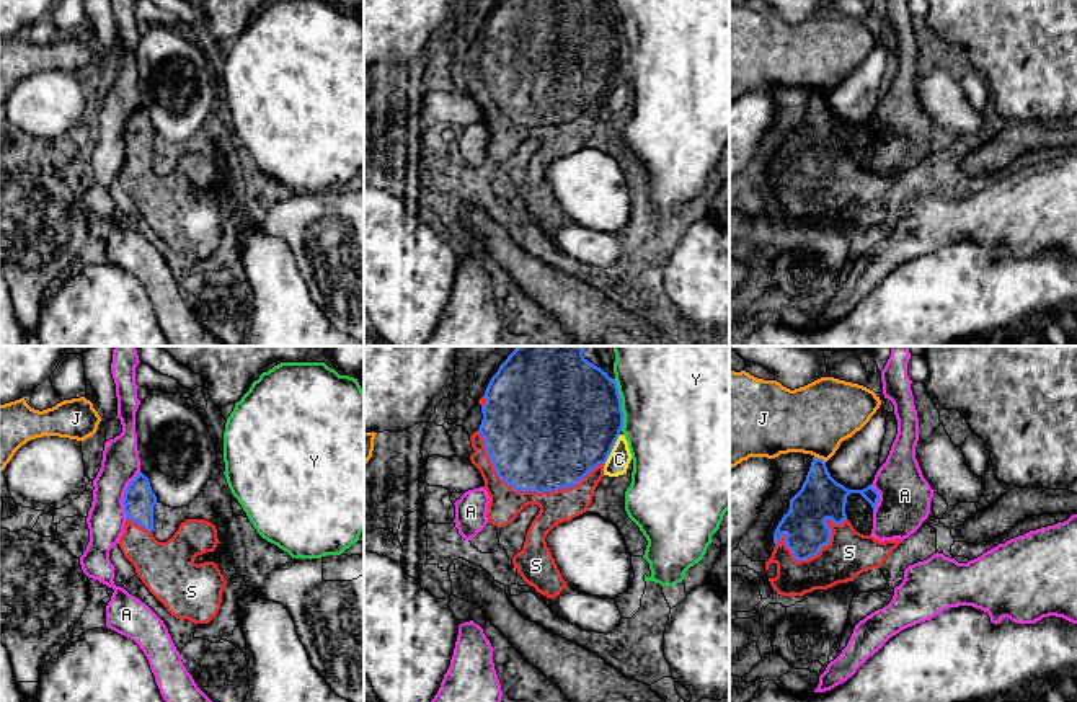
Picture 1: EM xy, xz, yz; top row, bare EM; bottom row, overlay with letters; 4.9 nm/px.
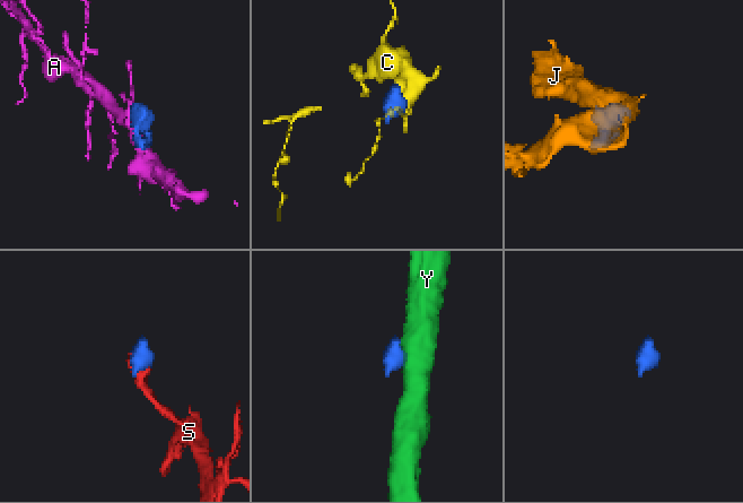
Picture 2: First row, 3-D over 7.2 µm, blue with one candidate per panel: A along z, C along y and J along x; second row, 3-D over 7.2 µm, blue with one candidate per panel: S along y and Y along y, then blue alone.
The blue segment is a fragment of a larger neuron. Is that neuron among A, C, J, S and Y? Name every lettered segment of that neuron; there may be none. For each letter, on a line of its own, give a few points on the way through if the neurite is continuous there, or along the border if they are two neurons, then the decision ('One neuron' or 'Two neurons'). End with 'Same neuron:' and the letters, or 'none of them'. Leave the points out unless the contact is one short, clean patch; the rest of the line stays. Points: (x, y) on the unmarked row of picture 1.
A: Two neurons
C: Two neurons
J: Boundary: yz (815, 90), (824, 97). Two neurons
S: One neuron
Y: Two neurons
Same neuron: S

